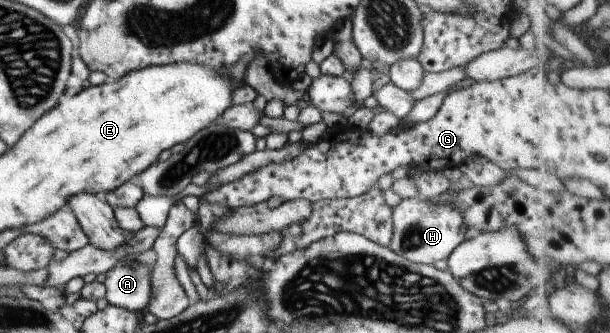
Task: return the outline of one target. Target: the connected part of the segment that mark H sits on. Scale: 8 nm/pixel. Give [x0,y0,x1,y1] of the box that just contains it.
[387,197,469,265]

